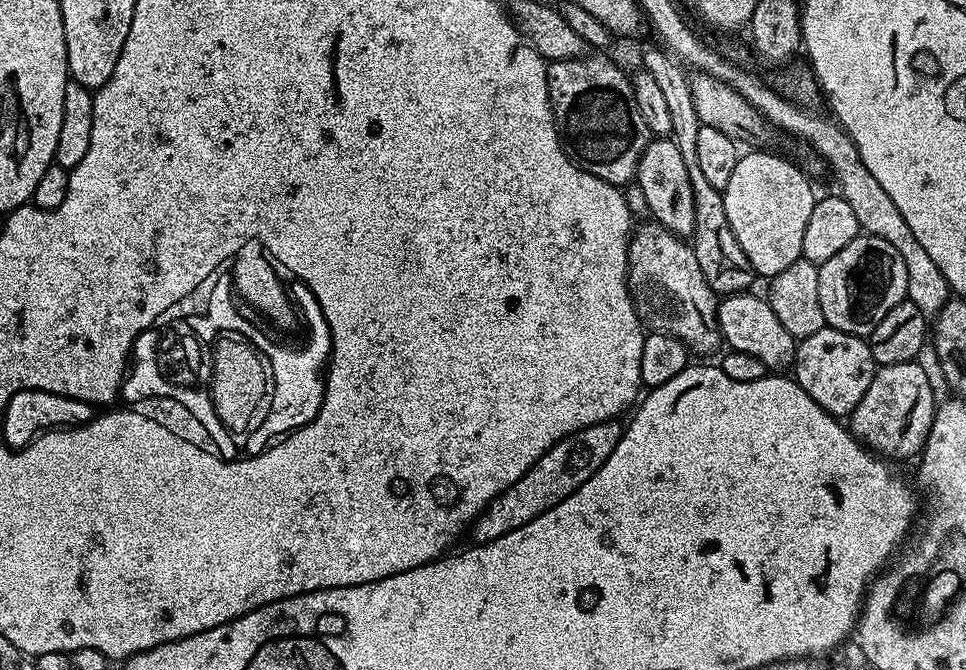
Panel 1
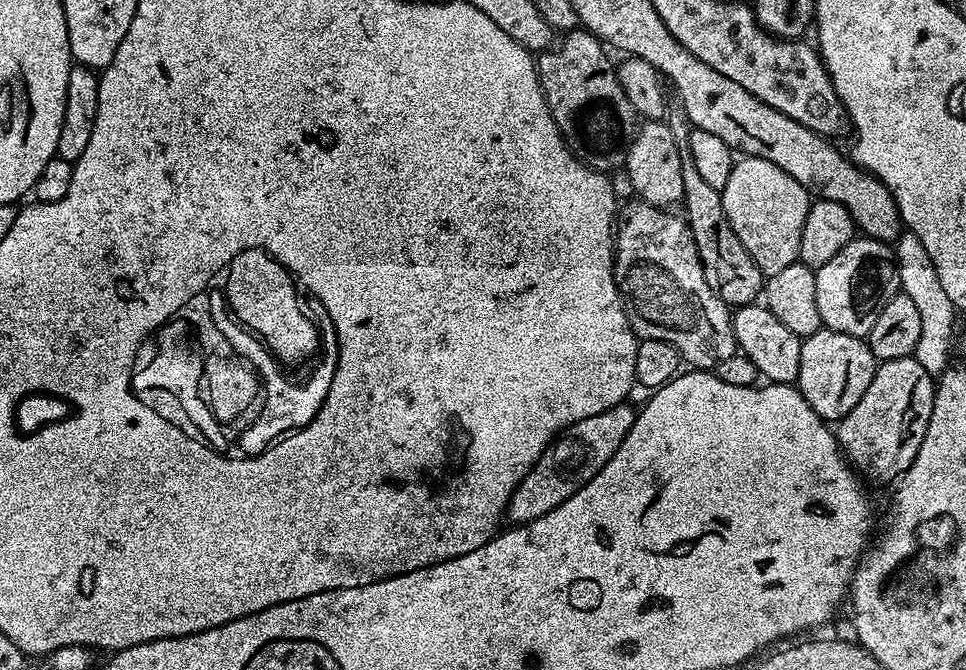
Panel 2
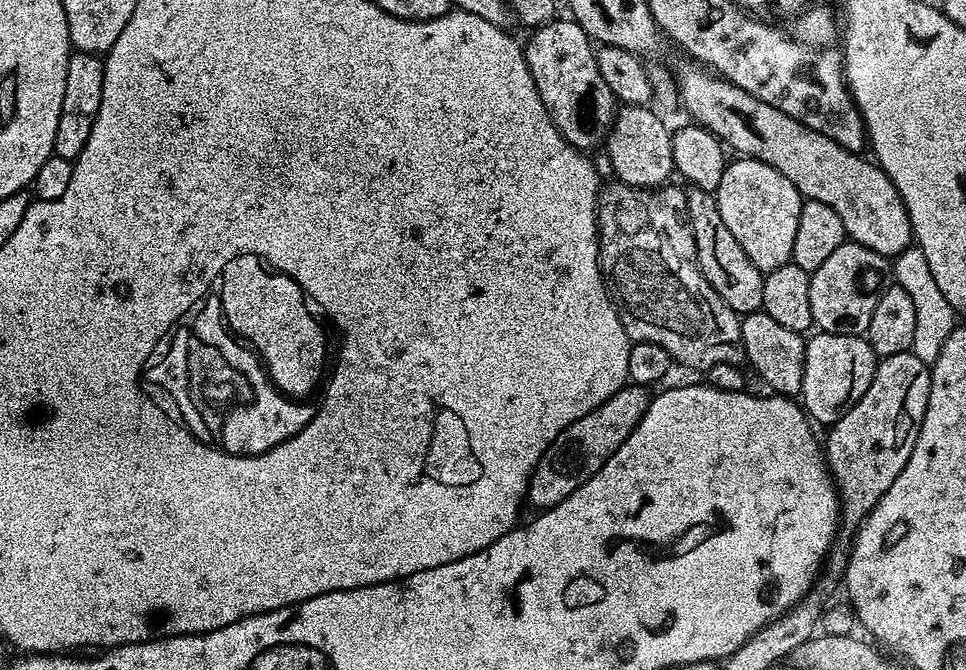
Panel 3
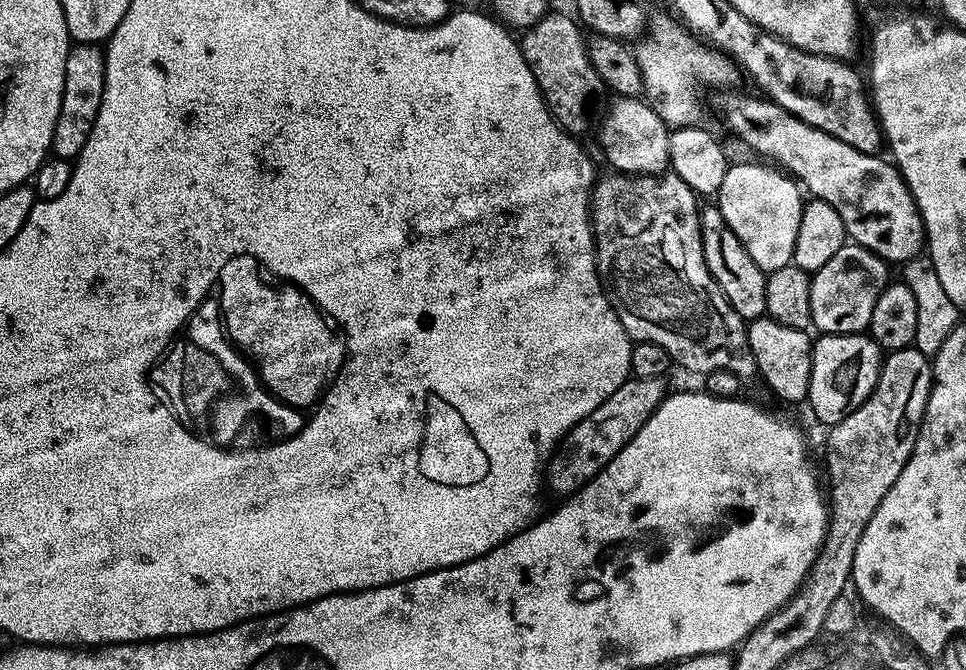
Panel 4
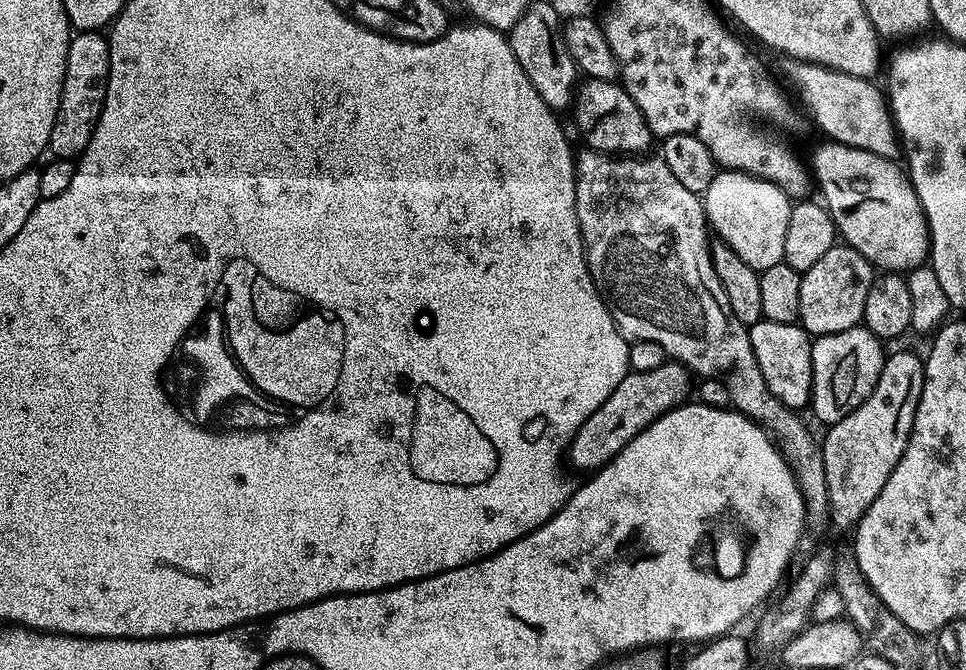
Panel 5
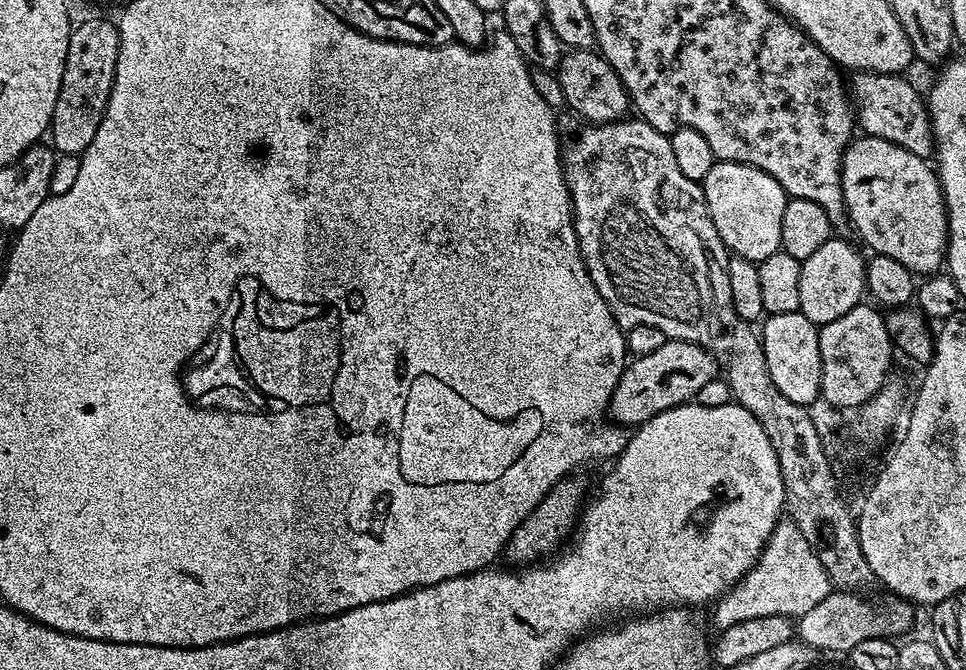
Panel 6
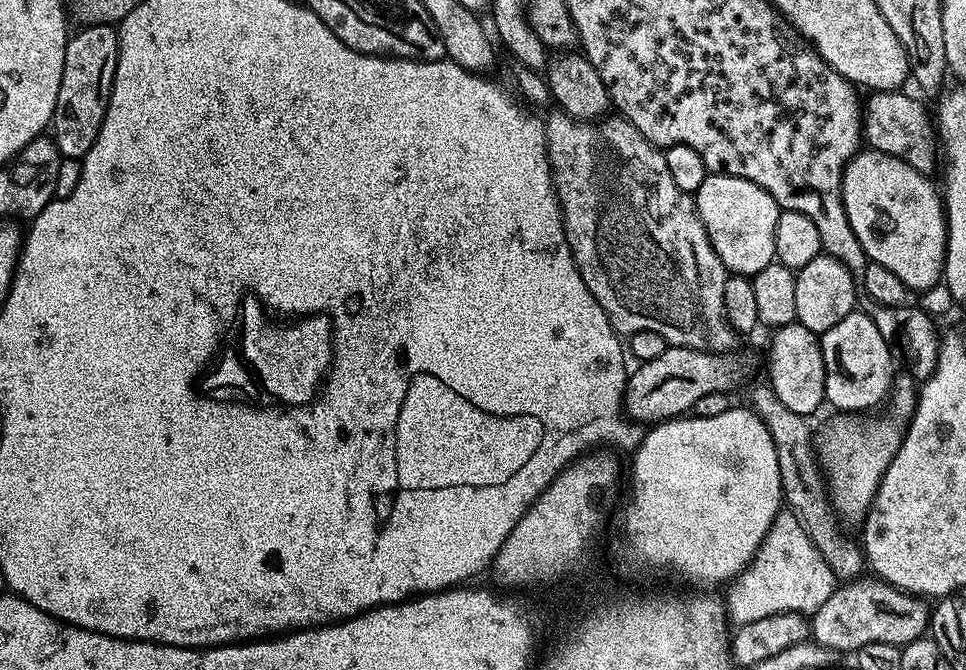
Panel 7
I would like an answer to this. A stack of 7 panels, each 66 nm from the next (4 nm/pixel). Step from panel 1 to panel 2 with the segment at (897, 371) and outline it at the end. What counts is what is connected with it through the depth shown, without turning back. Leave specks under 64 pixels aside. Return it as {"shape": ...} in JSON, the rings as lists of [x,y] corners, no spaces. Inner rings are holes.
{"shape":[[[912,356],[886,360],[877,367],[866,394],[858,398],[858,406],[834,428],[844,457],[861,477],[869,481],[903,477],[918,454],[918,446],[922,446],[922,438],[926,438],[935,393],[934,377]]]}

